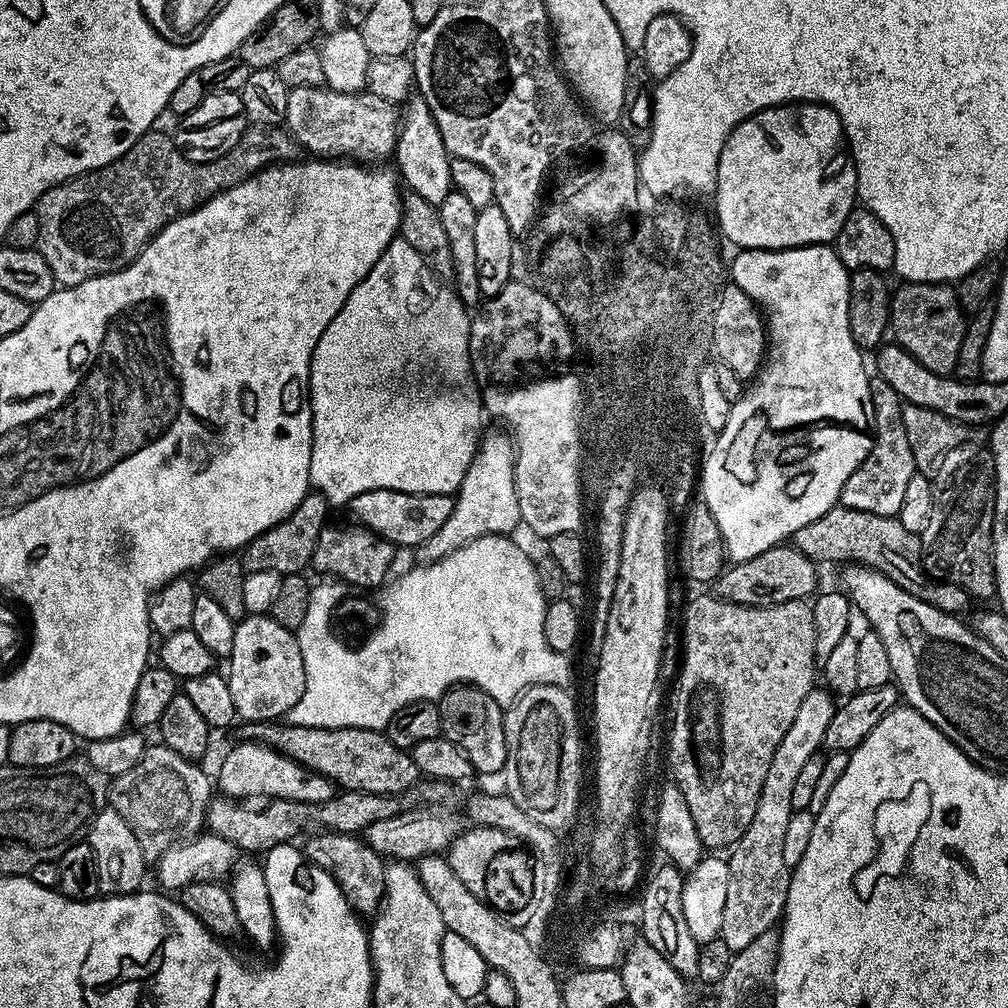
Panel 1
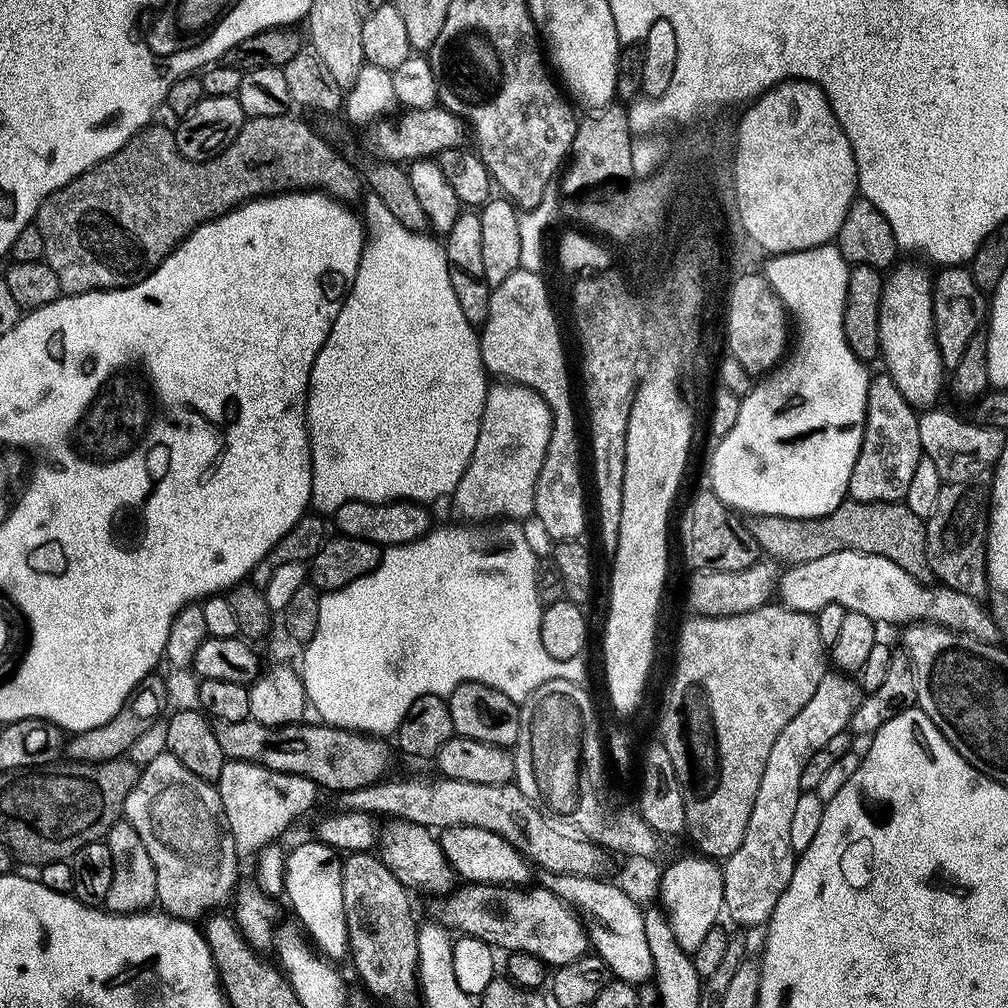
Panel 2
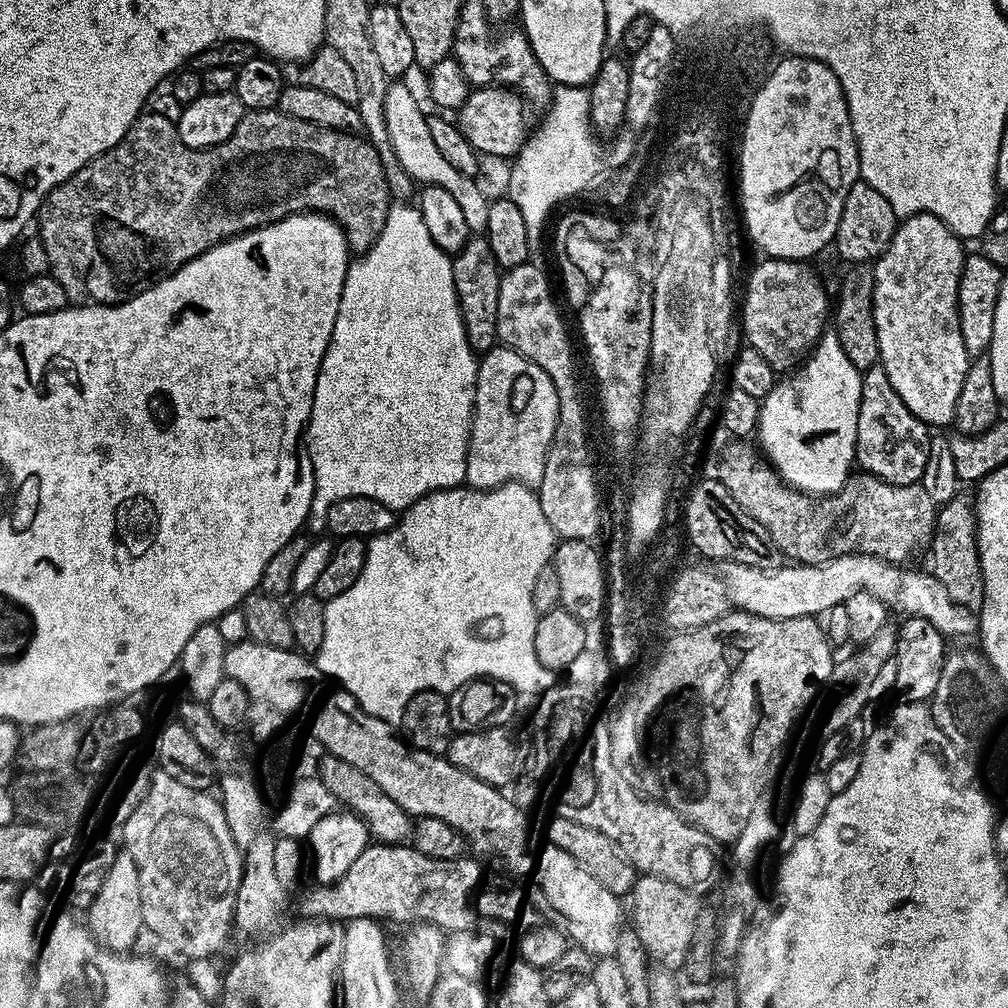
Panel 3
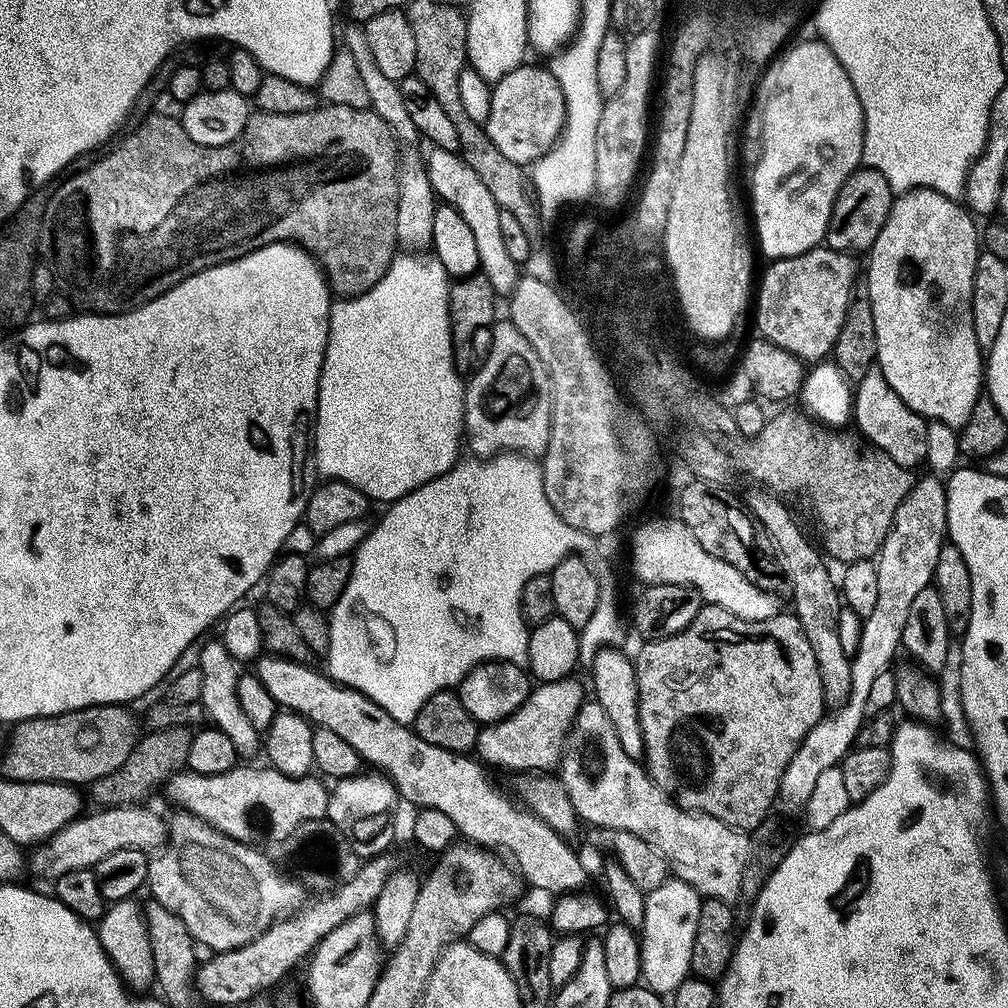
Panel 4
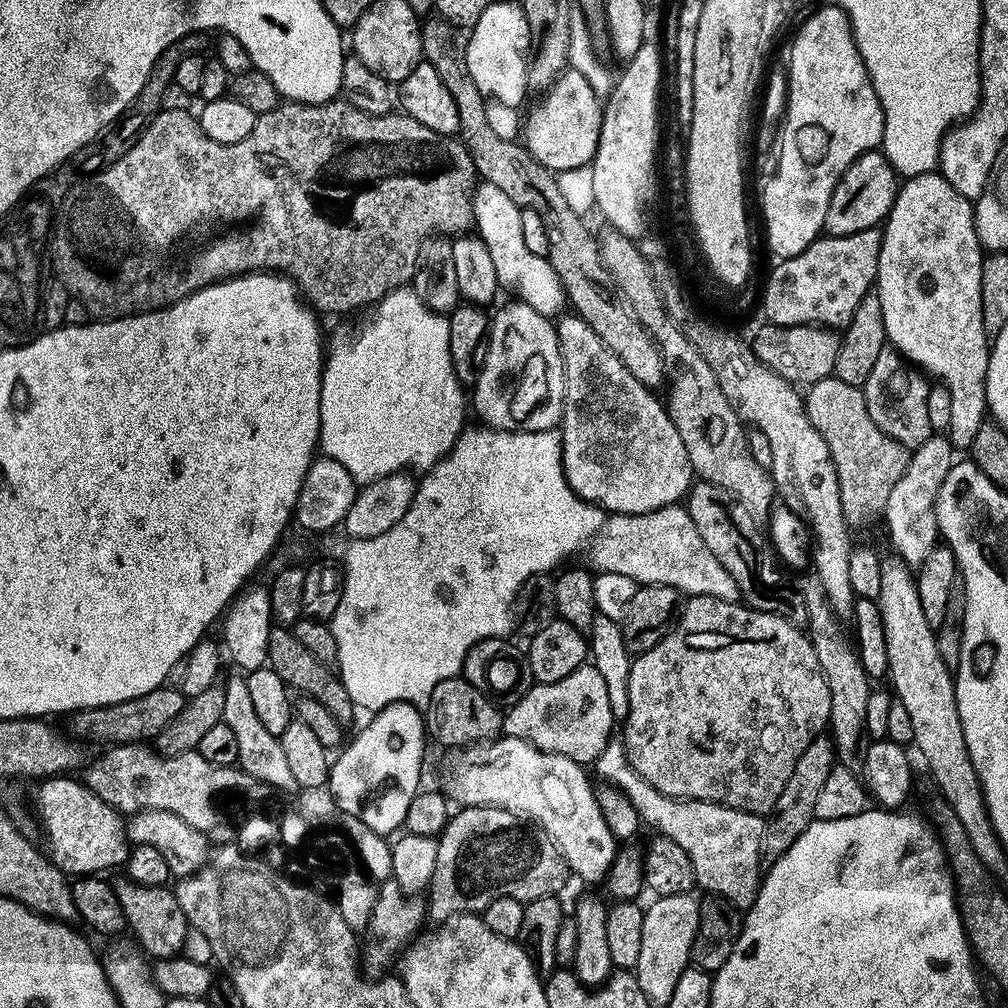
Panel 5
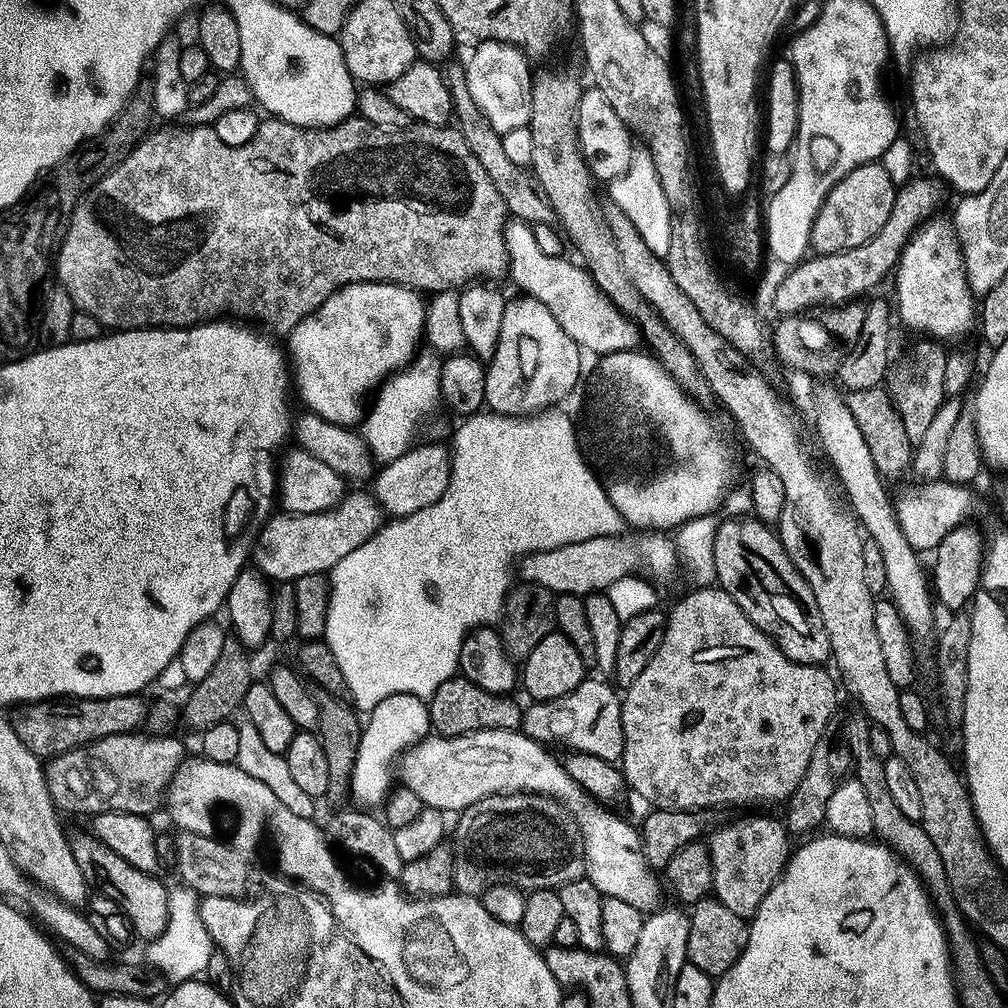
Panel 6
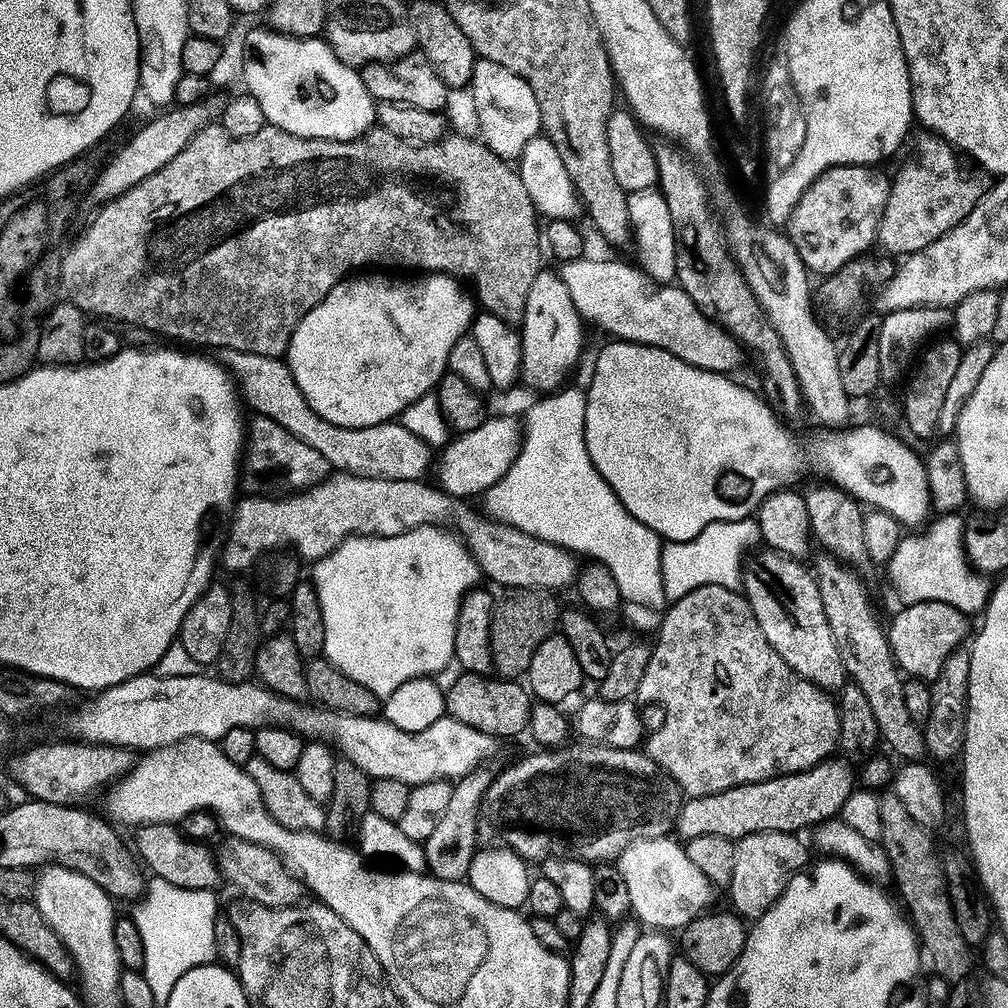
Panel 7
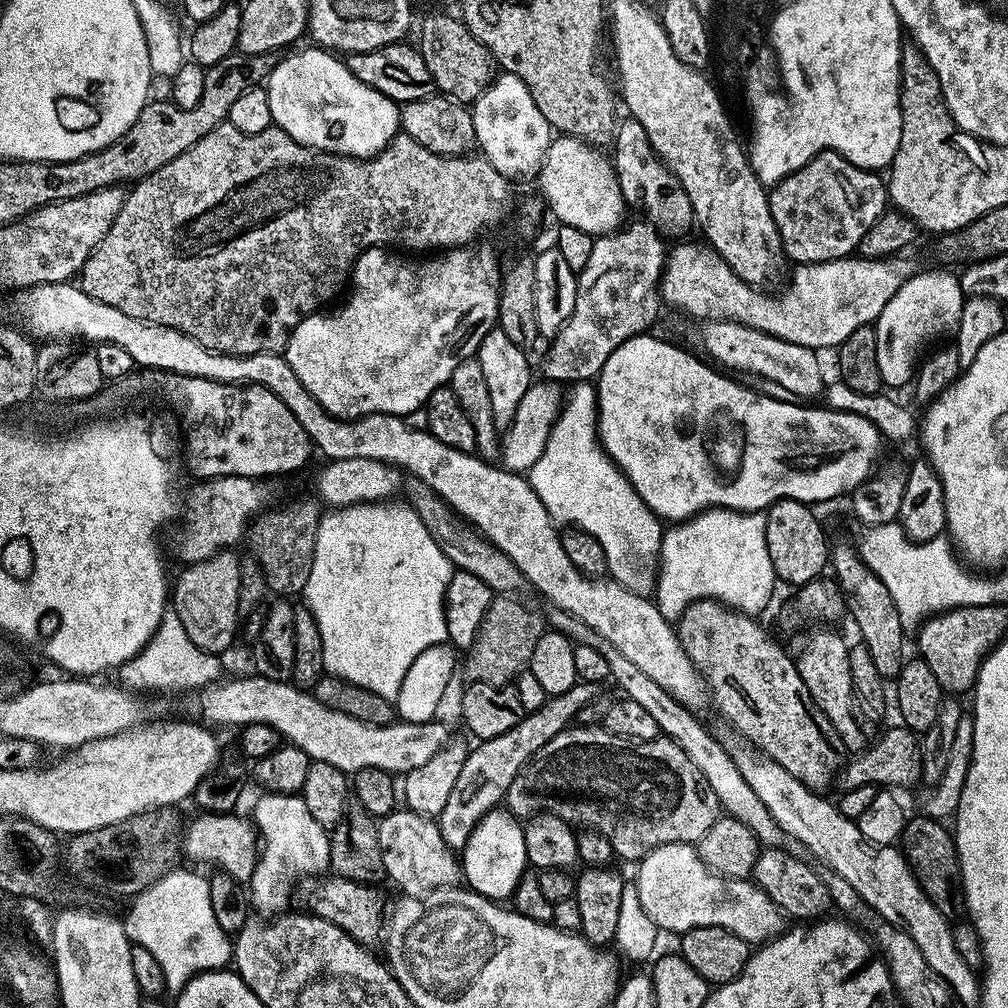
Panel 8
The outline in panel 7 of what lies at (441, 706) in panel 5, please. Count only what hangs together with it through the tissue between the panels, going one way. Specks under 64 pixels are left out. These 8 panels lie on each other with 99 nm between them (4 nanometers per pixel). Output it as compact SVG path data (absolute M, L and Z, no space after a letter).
M461 671L459 675L460 677L452 685L447 685L446 688L444 706L447 715L452 716L458 722L466 722L466 726L470 726L482 734L490 734L497 738L516 736L520 731L523 733L528 728L528 720L531 718L531 708L534 700L527 687L519 679L495 678L496 680L492 680L491 675L479 676L466 671Z

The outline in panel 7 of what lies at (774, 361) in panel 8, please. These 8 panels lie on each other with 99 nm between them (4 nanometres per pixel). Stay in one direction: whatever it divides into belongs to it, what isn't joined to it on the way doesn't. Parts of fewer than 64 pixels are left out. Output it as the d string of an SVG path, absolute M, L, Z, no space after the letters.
M588 259L566 262L558 268L559 278L570 291L571 301L583 321L608 332L609 337L664 349L707 372L730 374L737 368L742 353L739 341L706 318L679 285L661 285L653 291L648 288L648 276L639 267L631 268L624 260Z

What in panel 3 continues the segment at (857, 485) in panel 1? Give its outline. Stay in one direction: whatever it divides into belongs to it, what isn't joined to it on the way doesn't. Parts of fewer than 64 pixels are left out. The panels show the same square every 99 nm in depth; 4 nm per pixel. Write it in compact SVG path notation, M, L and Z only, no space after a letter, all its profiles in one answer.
M880 363L867 368L860 381L862 398L858 406L855 459L859 471L898 486L921 483L930 447L929 425L910 414L906 402L898 398L898 390L890 386L890 378L886 378L886 370Z

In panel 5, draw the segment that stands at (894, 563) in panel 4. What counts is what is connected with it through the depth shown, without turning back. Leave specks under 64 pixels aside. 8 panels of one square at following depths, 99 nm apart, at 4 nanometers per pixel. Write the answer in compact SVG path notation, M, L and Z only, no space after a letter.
M933 434L922 446L911 449L906 466L906 474L898 482L894 482L894 490L890 490L890 498L886 498L886 506L882 520L888 523L888 540L897 557L909 566L919 566L938 546L940 527L936 521L936 499L938 490L942 490L942 482L946 482L946 474L950 474L954 463L954 449L951 439L944 434Z

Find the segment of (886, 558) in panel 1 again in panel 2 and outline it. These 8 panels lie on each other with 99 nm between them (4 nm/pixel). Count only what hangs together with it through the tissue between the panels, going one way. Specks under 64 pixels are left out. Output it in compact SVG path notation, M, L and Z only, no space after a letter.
M845 502L839 504L828 516L815 516L809 520L791 520L785 516L758 516L751 521L750 531L758 542L761 553L784 566L814 562L814 558L826 558L826 554L850 550L890 558L890 562L902 566L902 570L906 570L906 574L910 574L915 580L923 581L928 572L928 559L924 553L925 521L919 520L904 502Z

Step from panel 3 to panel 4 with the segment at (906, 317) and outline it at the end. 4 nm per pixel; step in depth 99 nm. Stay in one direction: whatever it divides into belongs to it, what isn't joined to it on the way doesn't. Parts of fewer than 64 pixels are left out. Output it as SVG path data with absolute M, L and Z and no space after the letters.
M911 188L908 192L901 192L892 201L892 209L878 234L878 238L872 243L868 256L868 297L870 306L874 310L874 334L876 335L876 364L881 373L896 394L908 406L914 409L925 420L941 420L946 426L960 429L966 426L966 418L974 410L974 402L982 394L982 381L986 376L986 360L982 350L978 346L978 338L974 338L974 318L972 317L972 295L974 294L974 270L978 266L978 258L982 251L982 236L976 232L977 221L973 213L959 199L944 196L938 190L929 188Z

